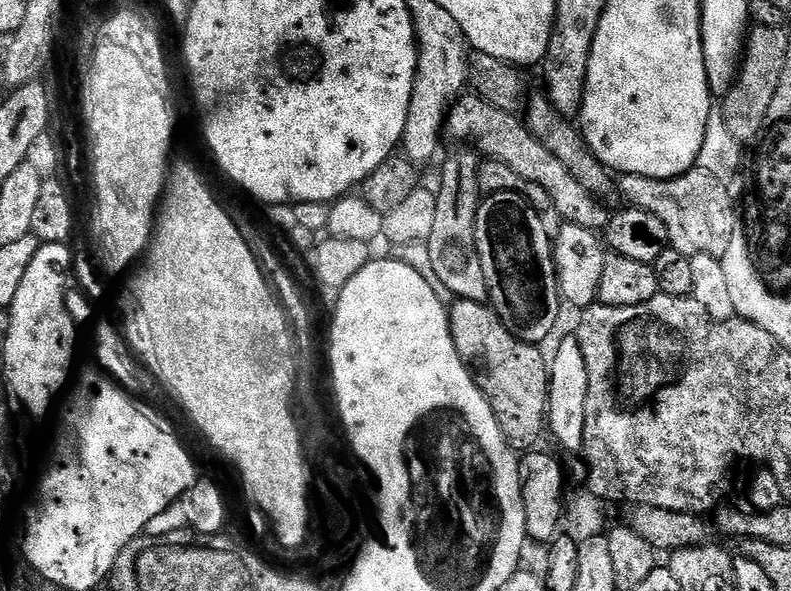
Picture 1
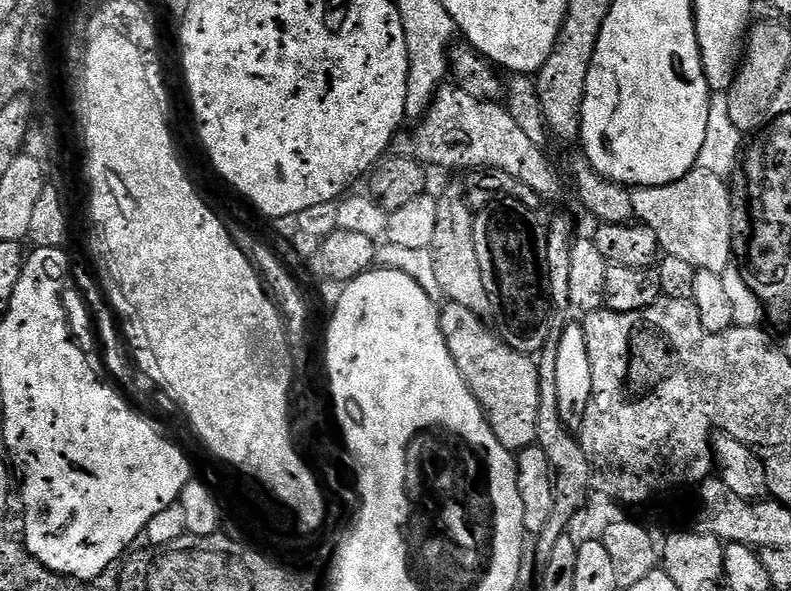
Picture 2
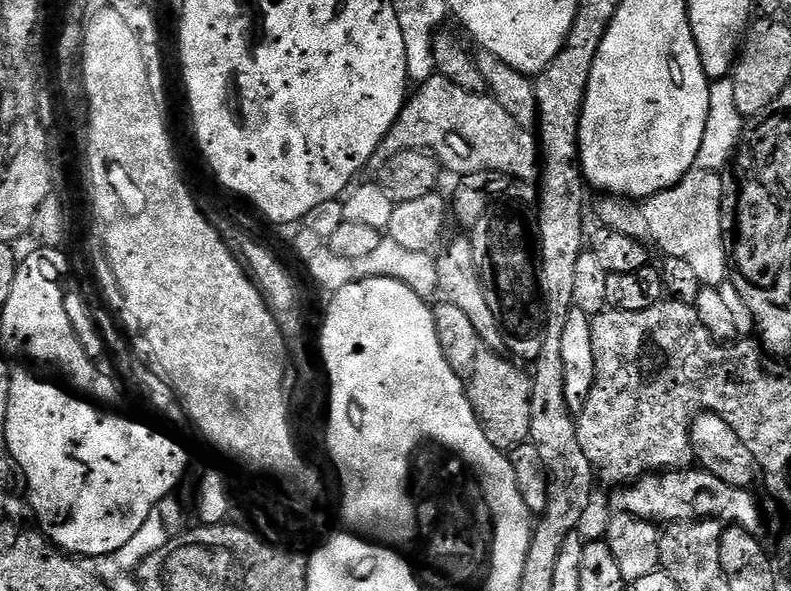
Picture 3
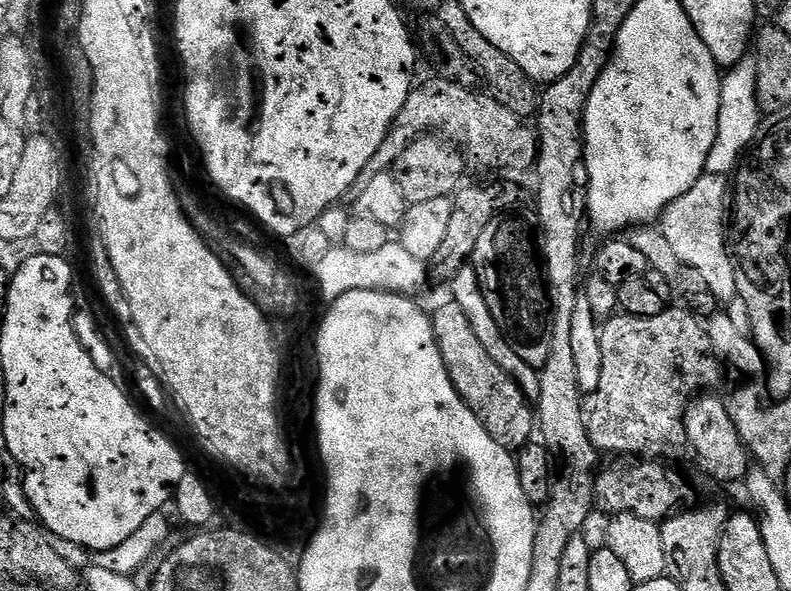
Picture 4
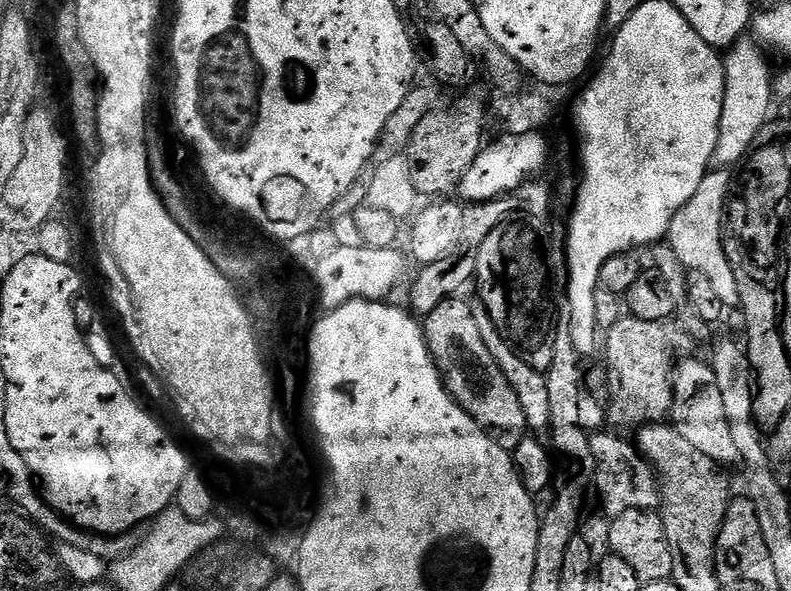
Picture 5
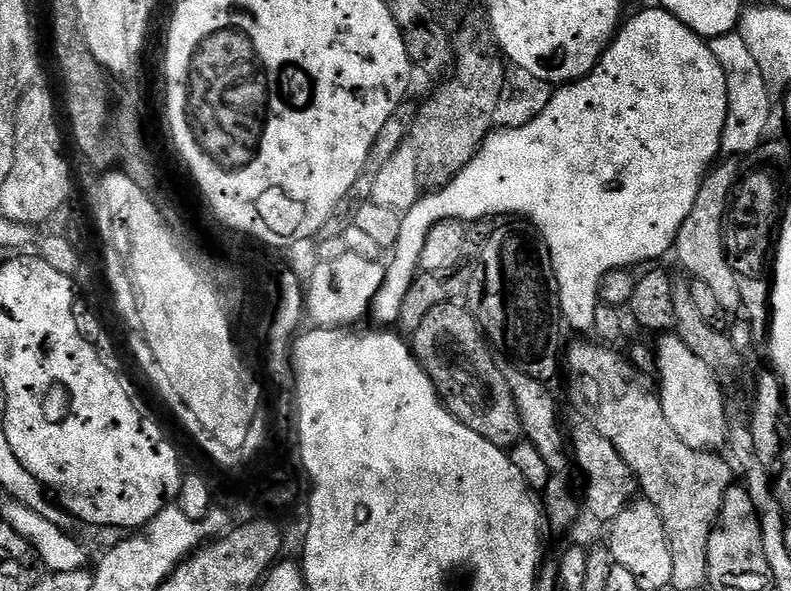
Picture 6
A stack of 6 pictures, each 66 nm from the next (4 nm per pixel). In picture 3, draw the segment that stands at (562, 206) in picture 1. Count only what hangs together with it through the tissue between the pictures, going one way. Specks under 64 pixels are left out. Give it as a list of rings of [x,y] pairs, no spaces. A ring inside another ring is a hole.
[[[439,74],[409,95],[394,126],[372,155],[371,167],[382,170],[403,152],[427,152],[436,157],[441,169],[449,168],[457,177],[497,172],[532,182],[542,172],[538,140],[529,129],[514,122],[491,95],[462,90],[462,86]]]

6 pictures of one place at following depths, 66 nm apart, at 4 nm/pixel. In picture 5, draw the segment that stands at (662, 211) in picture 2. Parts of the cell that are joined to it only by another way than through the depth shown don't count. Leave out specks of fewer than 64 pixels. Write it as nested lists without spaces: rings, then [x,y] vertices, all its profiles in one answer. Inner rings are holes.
[[[710,170],[702,178],[702,186],[698,186],[698,191],[674,218],[668,227],[666,243],[682,258],[682,262],[687,266],[689,272],[702,274],[712,284],[713,290],[718,293],[718,298],[722,298],[725,309],[731,310],[740,303],[738,298],[738,281],[734,278],[734,270],[730,270],[730,262],[726,262],[726,250],[724,249],[724,209],[728,206],[728,192],[732,189],[733,173],[728,170]]]

